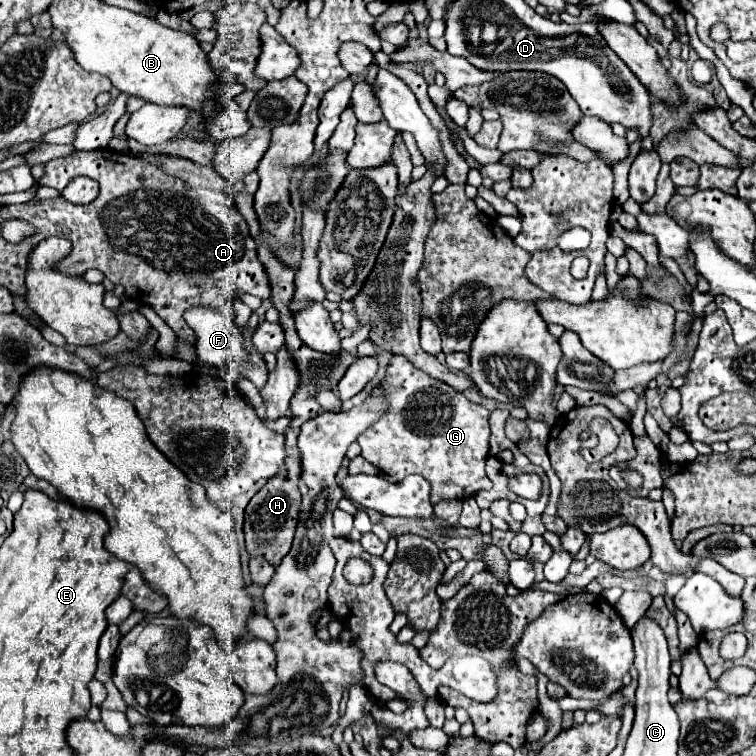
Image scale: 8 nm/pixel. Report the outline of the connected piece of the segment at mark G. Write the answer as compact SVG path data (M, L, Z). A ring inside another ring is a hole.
M392 356L388 374L386 374L386 396L390 402L390 410L384 418L372 424L366 432L358 436L358 444L362 446L362 458L374 464L388 476L394 476L398 482L408 474L418 472L432 484L432 504L440 500L464 500L472 498L476 492L492 486L486 476L486 458L490 454L490 426L488 426L488 410L482 404L470 402L462 392L430 378L426 372L414 368L406 358Z

